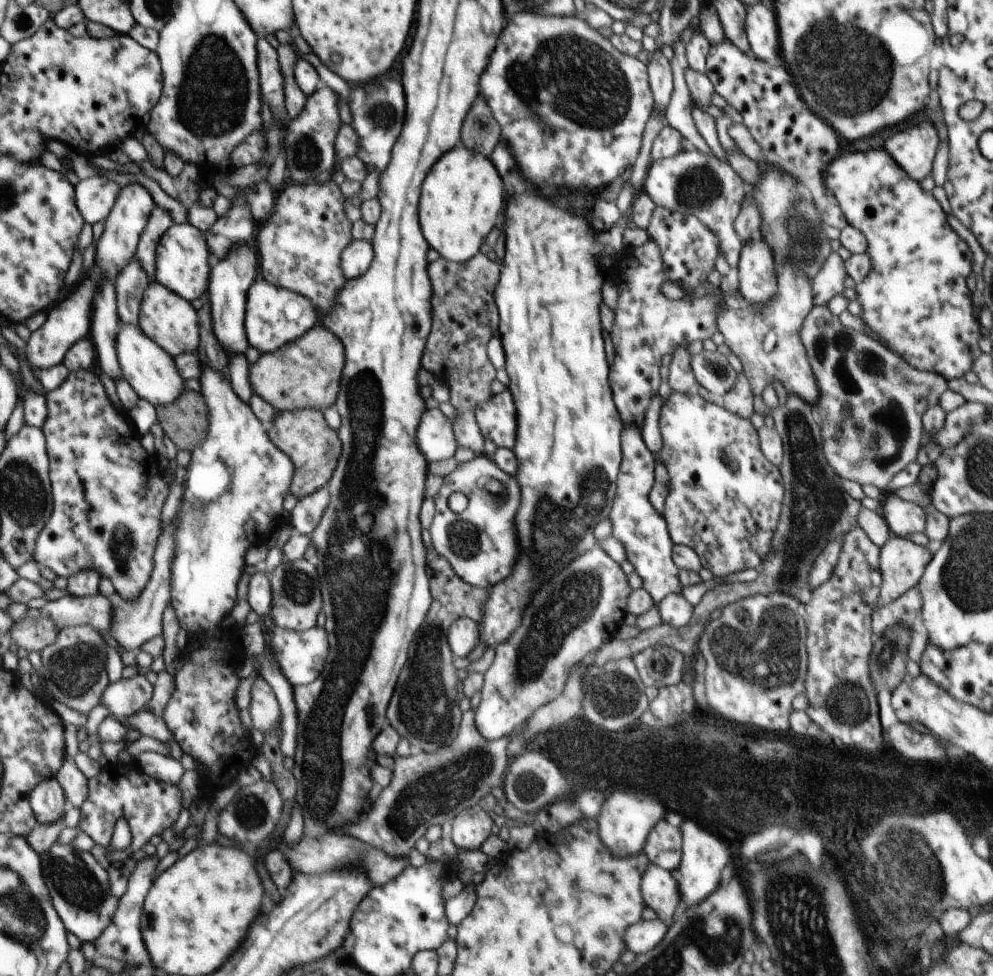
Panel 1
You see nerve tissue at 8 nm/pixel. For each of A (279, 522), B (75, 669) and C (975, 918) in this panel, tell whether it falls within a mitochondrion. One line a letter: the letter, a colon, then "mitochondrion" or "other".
A: other
B: mitochondrion
C: other

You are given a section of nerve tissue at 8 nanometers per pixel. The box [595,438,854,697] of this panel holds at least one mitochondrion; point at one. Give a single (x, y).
(763, 648)

